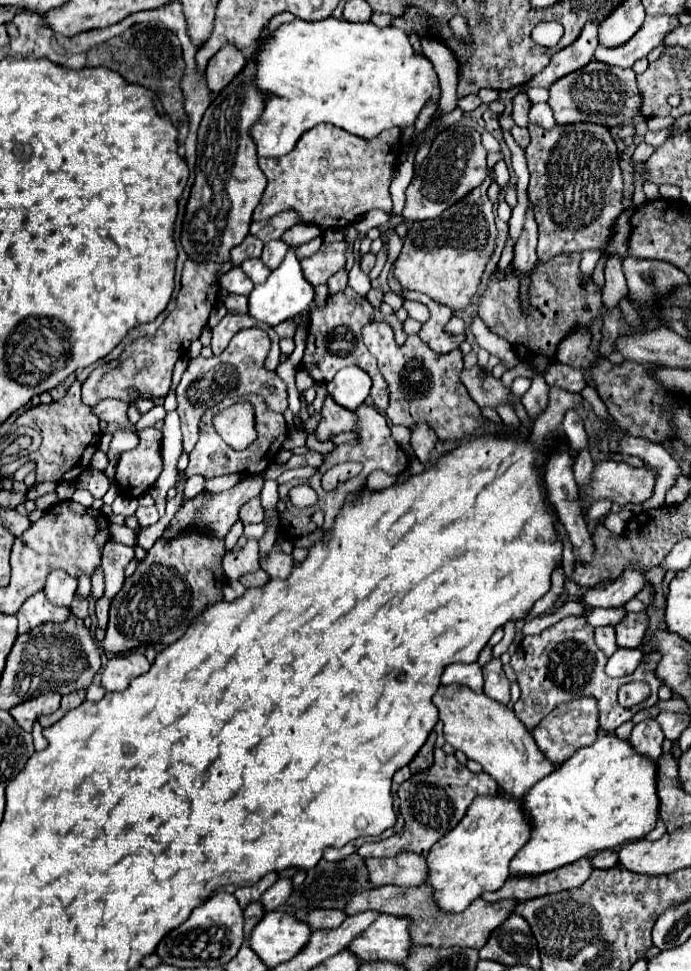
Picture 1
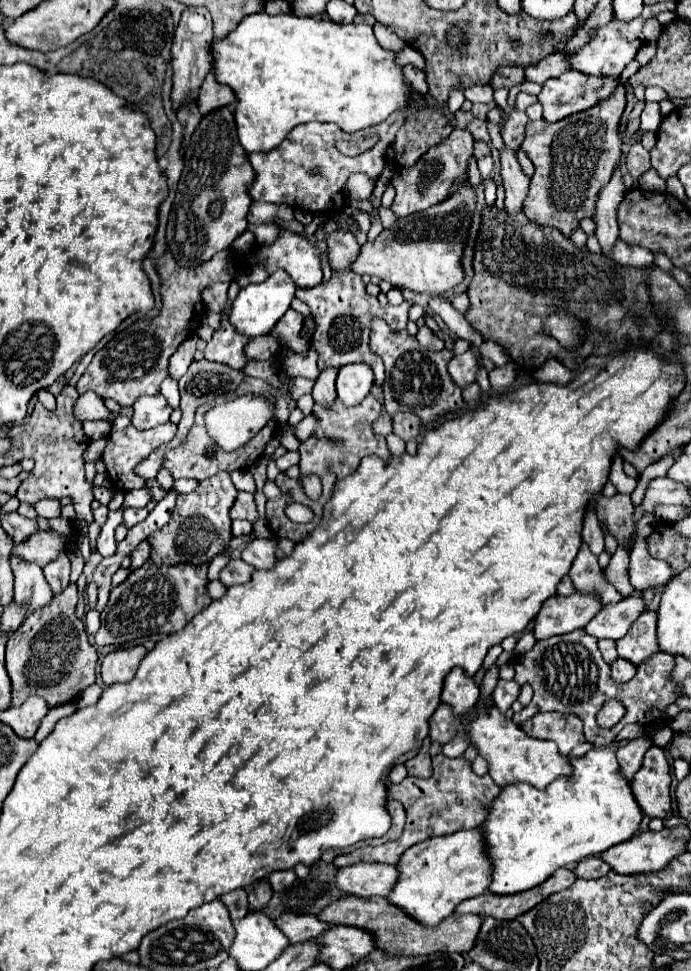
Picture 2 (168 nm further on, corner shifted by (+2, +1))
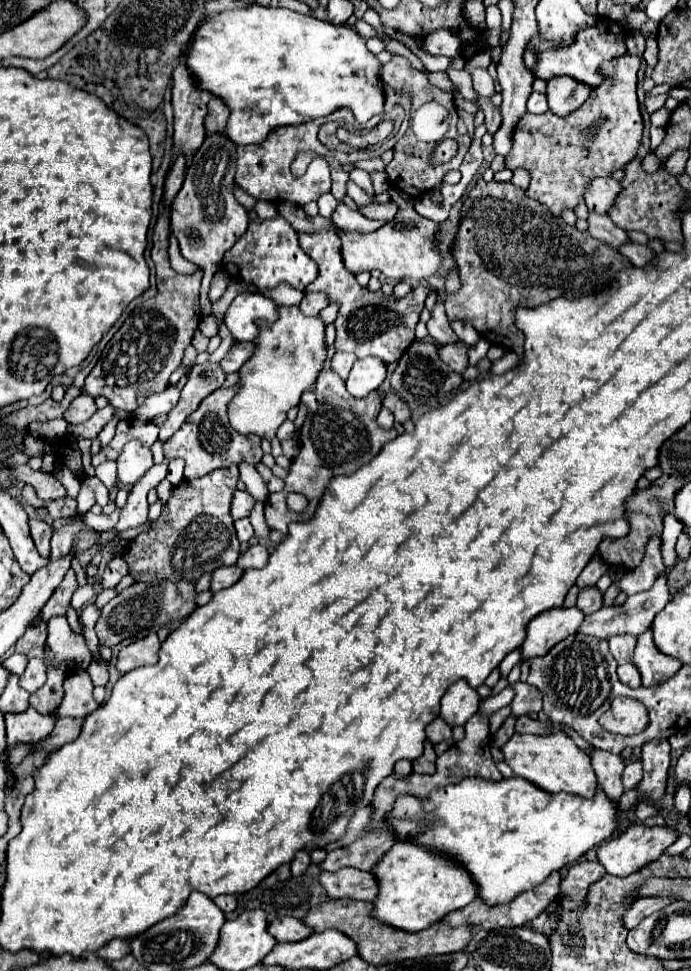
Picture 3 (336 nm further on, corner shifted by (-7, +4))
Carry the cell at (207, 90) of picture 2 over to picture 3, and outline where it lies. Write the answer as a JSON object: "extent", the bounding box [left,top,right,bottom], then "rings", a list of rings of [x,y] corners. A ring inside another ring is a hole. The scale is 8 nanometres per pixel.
{"extent":[204,97,230,133],"rings":[[[214,97],[210,103],[208,103],[208,115],[204,119],[204,129],[206,133],[222,133],[224,127],[226,127],[226,117],[230,115],[230,111]]]}

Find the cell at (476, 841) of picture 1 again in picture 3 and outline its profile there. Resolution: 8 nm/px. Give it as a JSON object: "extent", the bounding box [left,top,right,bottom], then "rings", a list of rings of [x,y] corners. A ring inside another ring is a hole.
{"extent":[370,843,476,931],"rings":[[[396,843],[392,845],[382,859],[370,869],[378,883],[378,895],[374,899],[372,917],[400,931],[422,931],[428,925],[440,921],[450,911],[462,909],[476,899],[474,881],[470,881],[468,873],[454,865],[454,861],[446,857],[438,857],[418,845]]]}

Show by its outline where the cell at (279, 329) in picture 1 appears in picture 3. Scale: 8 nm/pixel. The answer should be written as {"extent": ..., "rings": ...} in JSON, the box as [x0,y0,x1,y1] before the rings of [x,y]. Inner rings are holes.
{"extent":[300,293,330,315],"rings":[[[306,293],[300,303],[300,309],[304,315],[318,315],[328,303],[330,299],[326,293]]]}

